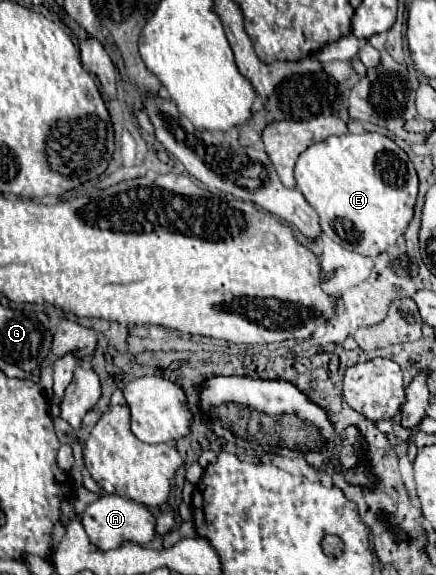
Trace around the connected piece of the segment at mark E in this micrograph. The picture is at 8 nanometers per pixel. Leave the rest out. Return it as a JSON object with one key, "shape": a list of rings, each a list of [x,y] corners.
{"shape":[[[347,133],[311,145],[297,159],[295,181],[317,211],[323,233],[365,257],[377,257],[405,233],[413,219],[419,187],[407,153],[379,133]]]}

